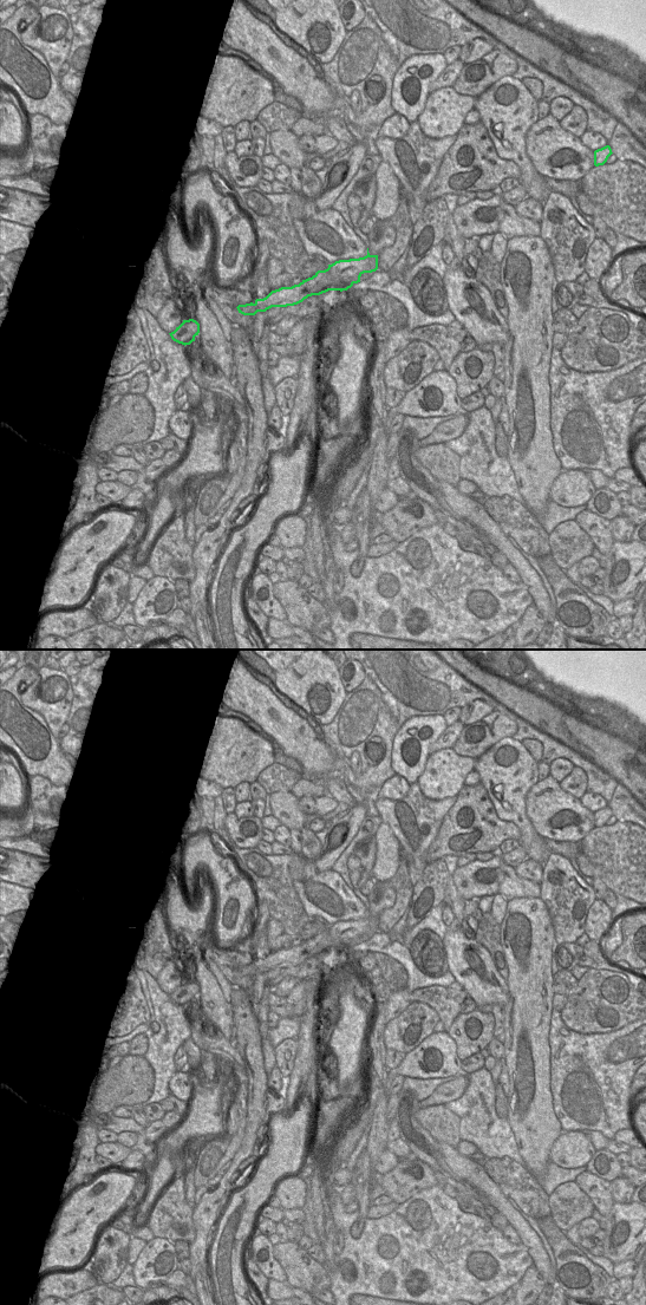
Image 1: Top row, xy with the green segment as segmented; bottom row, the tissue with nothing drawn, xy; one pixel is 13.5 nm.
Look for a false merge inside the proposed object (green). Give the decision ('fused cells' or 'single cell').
single cell

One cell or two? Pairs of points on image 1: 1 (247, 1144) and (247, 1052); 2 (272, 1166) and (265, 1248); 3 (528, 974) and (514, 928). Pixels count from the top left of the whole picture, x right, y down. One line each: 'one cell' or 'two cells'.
1: one cell
2: two cells
3: one cell

